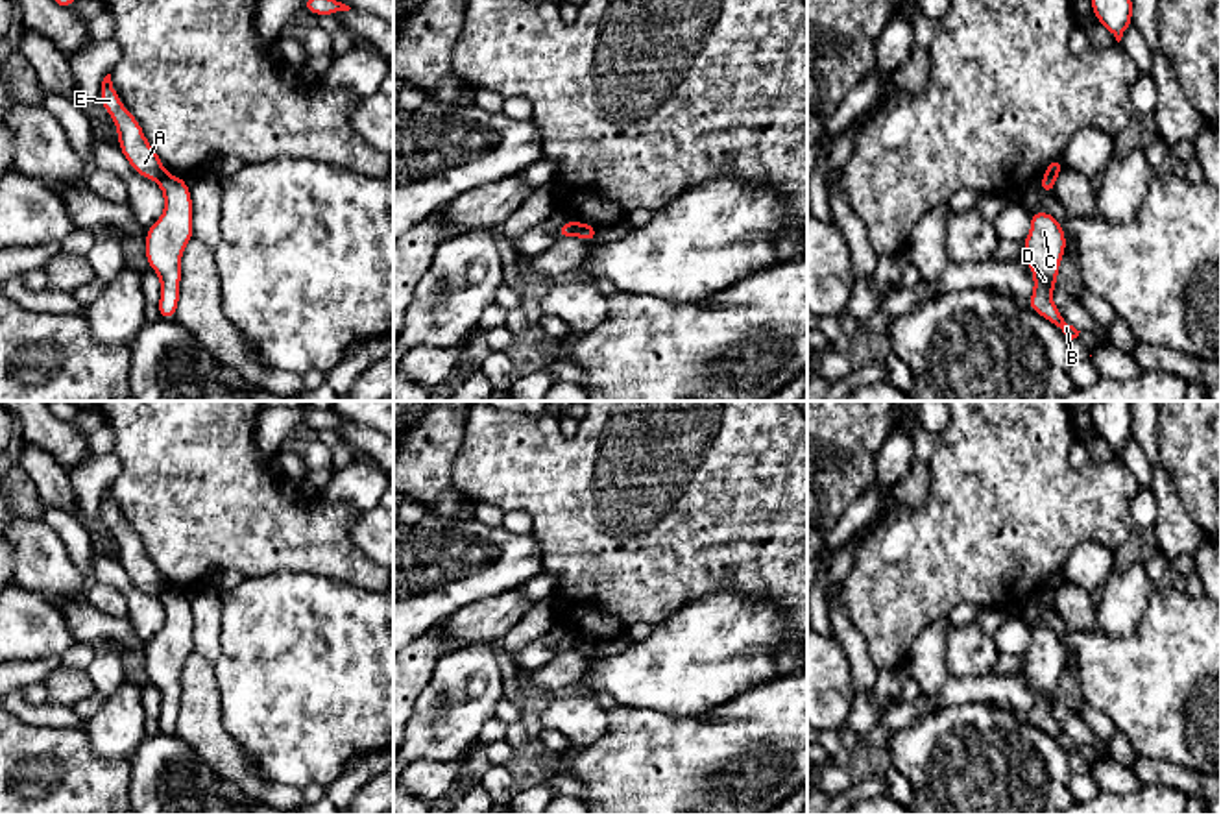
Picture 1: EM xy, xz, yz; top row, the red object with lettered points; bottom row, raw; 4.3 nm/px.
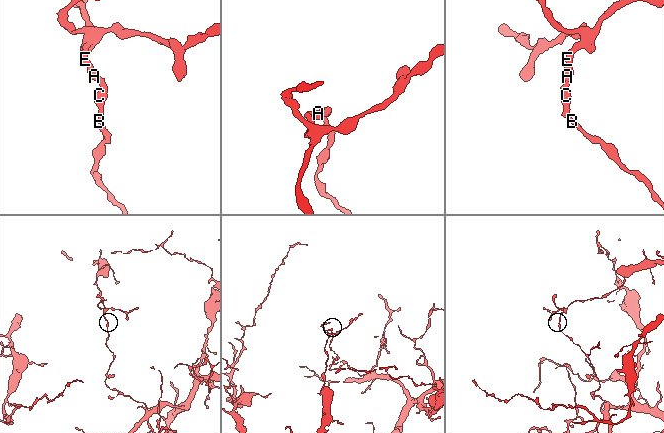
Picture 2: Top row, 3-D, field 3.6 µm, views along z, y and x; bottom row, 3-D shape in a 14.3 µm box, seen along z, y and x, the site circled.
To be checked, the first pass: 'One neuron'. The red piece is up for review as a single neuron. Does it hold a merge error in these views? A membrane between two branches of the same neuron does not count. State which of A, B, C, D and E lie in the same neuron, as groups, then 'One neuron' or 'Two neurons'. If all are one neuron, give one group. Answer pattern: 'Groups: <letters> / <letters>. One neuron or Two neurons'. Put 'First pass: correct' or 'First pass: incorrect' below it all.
Groups: A E / B C D. Two neurons
First pass: incorrect

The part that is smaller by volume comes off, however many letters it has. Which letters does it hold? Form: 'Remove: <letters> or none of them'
Remove: A, E

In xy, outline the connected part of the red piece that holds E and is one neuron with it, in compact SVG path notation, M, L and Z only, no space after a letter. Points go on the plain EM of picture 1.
M111 488L102 495L100 514L116 540L118 562L131 582L146 593L159 595L166 588L163 575L146 554L139 534L120 516L113 501Z

